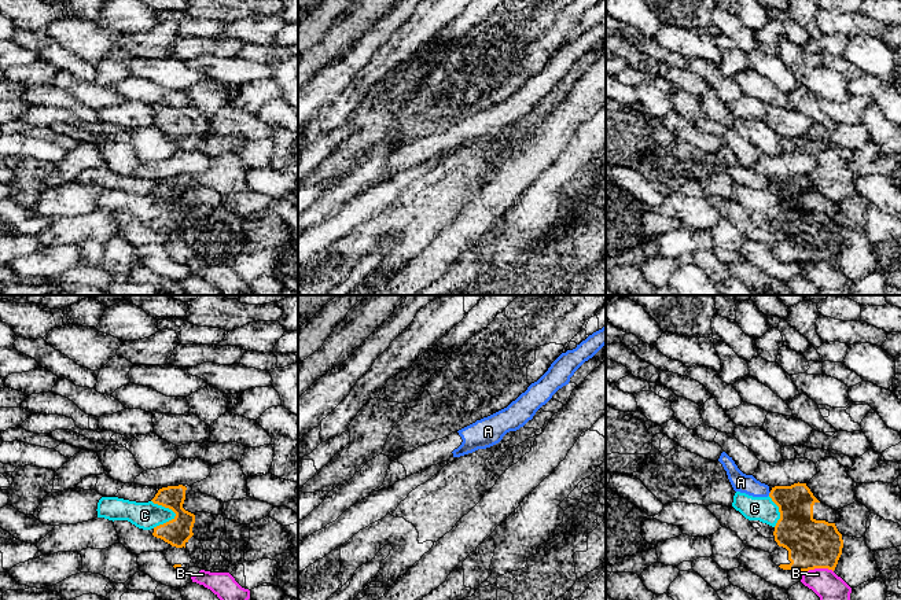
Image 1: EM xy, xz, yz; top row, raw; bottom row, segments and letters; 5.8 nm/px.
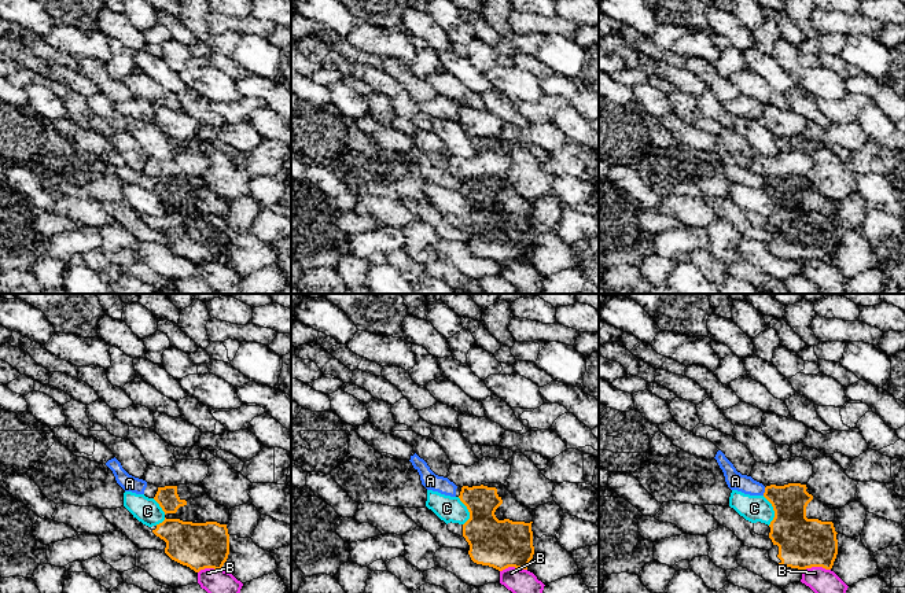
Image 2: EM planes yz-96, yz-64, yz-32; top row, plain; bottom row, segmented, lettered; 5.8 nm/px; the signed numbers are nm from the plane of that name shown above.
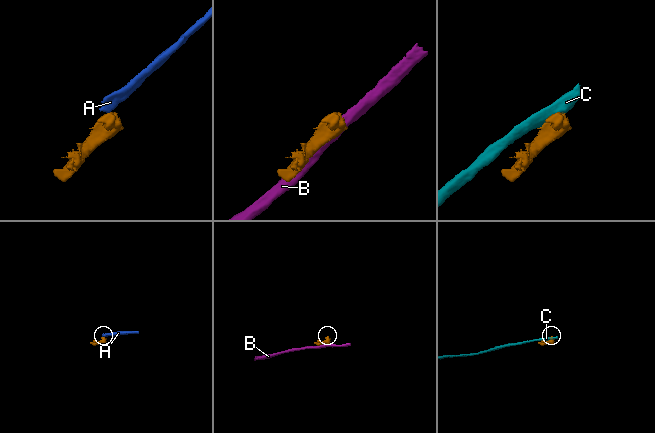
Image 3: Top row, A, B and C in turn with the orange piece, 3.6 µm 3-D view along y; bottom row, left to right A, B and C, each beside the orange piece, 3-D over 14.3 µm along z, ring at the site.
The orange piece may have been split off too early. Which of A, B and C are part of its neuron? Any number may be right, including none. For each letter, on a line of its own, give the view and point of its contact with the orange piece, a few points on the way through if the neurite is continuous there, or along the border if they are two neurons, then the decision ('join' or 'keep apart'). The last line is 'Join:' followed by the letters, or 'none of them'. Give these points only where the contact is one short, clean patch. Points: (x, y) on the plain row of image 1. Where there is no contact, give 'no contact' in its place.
A: yz (769, 186) | along yz (771, 184), (768, 187) | keep apart
B: yz (816, 260) | keep apart
C: xy (165, 199) | keep apart
Join: none of them

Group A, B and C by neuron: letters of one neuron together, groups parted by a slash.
A / B / C

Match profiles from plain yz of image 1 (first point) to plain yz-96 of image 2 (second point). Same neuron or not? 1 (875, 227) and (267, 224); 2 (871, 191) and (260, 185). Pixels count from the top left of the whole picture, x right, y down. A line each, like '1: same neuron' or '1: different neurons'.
1: same neuron
2: same neuron

